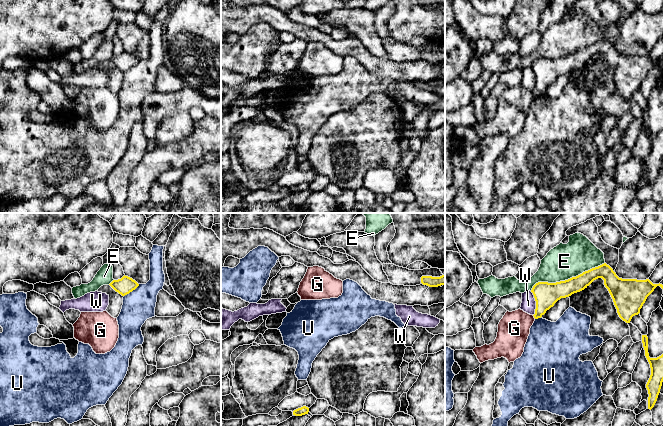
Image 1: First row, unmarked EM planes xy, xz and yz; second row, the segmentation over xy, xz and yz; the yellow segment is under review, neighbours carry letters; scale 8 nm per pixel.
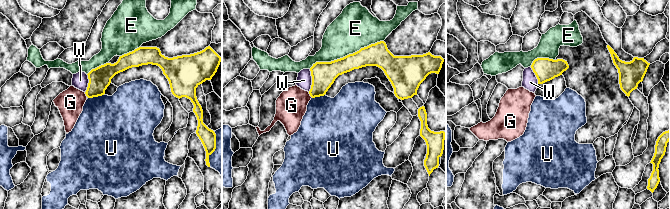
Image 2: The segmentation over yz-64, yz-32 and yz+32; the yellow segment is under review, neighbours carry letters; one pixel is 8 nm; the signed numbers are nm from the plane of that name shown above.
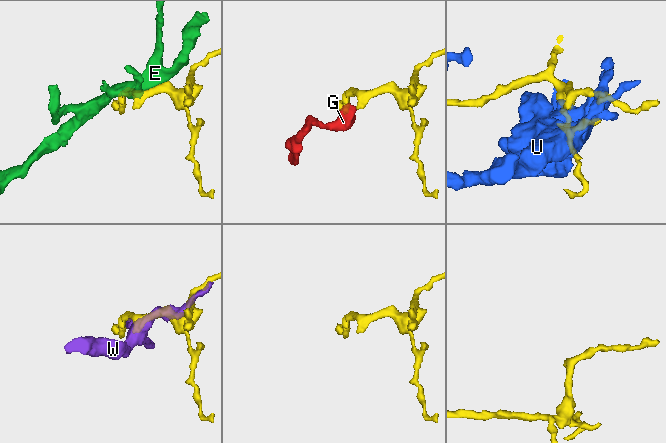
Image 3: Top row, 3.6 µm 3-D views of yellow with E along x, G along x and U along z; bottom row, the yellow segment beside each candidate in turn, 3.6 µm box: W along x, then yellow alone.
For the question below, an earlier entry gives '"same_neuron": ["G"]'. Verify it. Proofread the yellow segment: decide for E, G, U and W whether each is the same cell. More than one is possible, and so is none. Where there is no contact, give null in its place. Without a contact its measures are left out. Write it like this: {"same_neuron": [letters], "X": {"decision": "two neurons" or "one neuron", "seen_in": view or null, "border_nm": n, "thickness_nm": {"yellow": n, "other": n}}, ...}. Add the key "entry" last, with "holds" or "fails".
{"same_neuron": [], "E": {"decision": "two neurons", "seen_in": "yz", "border_nm": 650, "thickness_nm": {"yellow": 190, "other": 280}}, "G": {"decision": "two neurons", "seen_in": "yz", "border_nm": 40, "thickness_nm": {"yellow": 190, "other": 260}}, "U": {"decision": "two neurons", "seen_in": "xy", "border_nm": 160, "thickness_nm": {"yellow": 140, "other": 260}}, "W": {"decision": "two neurons", "seen_in": "yz", "border_nm": 200, "thickness_nm": {"yellow": 190, "other": 120}}, "entry": "fails"}

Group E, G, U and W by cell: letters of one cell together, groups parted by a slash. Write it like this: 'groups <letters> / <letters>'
groups E / G / U / W

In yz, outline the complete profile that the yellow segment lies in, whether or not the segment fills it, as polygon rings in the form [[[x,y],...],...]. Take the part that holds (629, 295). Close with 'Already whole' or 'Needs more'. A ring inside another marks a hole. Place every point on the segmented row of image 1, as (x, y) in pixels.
[[[604,263],[565,281],[536,283],[531,290],[536,301],[534,318],[541,318],[558,300],[584,290],[598,278],[604,280],[619,317],[626,323],[630,323],[632,317],[640,313],[647,297],[657,286],[663,289],[662,284],[653,284],[649,279],[619,278],[613,269]]]. Already whole

